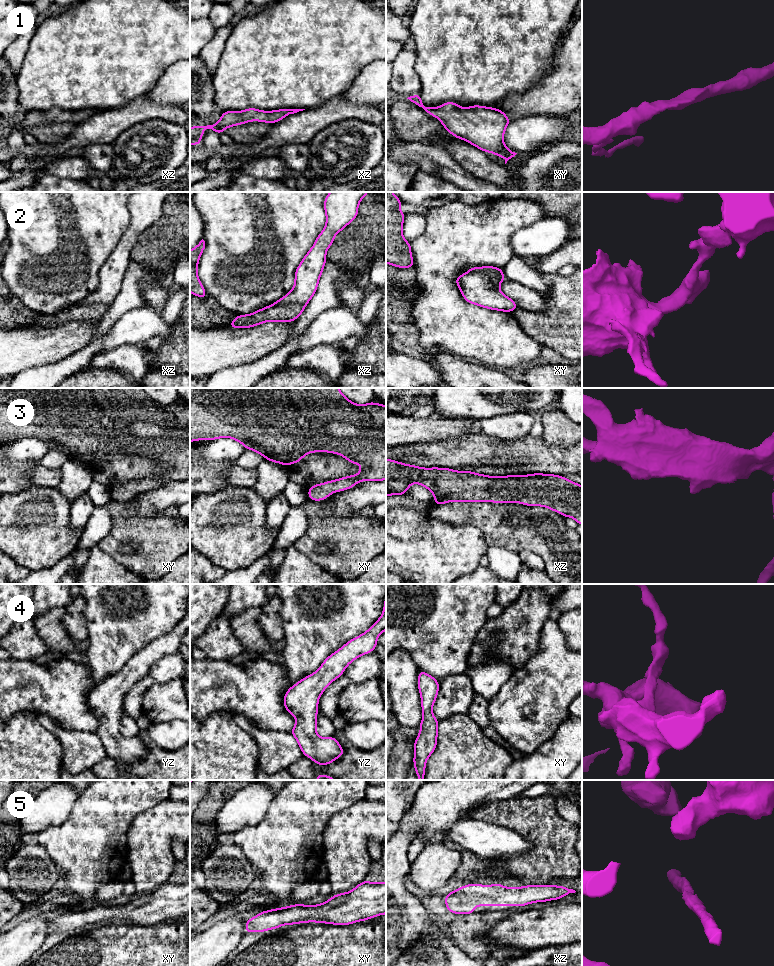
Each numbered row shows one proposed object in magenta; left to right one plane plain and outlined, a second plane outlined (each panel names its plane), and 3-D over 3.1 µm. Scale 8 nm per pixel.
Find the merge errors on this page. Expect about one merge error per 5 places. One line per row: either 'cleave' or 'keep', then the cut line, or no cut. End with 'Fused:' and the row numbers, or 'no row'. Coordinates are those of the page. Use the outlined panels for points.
1: keep; no cut
2: cleave; cut in xy along (499, 268), (497, 273), (469, 270)
3: keep; no cut
4: keep; no cut
5: keep; no cut
Fused: 2

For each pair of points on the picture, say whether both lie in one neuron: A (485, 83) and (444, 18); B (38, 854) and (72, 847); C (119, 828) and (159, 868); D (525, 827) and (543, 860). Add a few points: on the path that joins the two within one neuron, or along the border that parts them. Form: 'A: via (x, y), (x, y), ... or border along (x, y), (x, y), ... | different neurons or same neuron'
A: via (484, 67), (480, 54), (460, 34) | same neuron
B: border along (37, 844), (46, 851), (60, 871) | different neurons
C: border along (139, 815), (132, 822), (127, 833), (127, 858) | different neurons
D: via (533, 834), (543, 844), (543, 852) | same neuron

